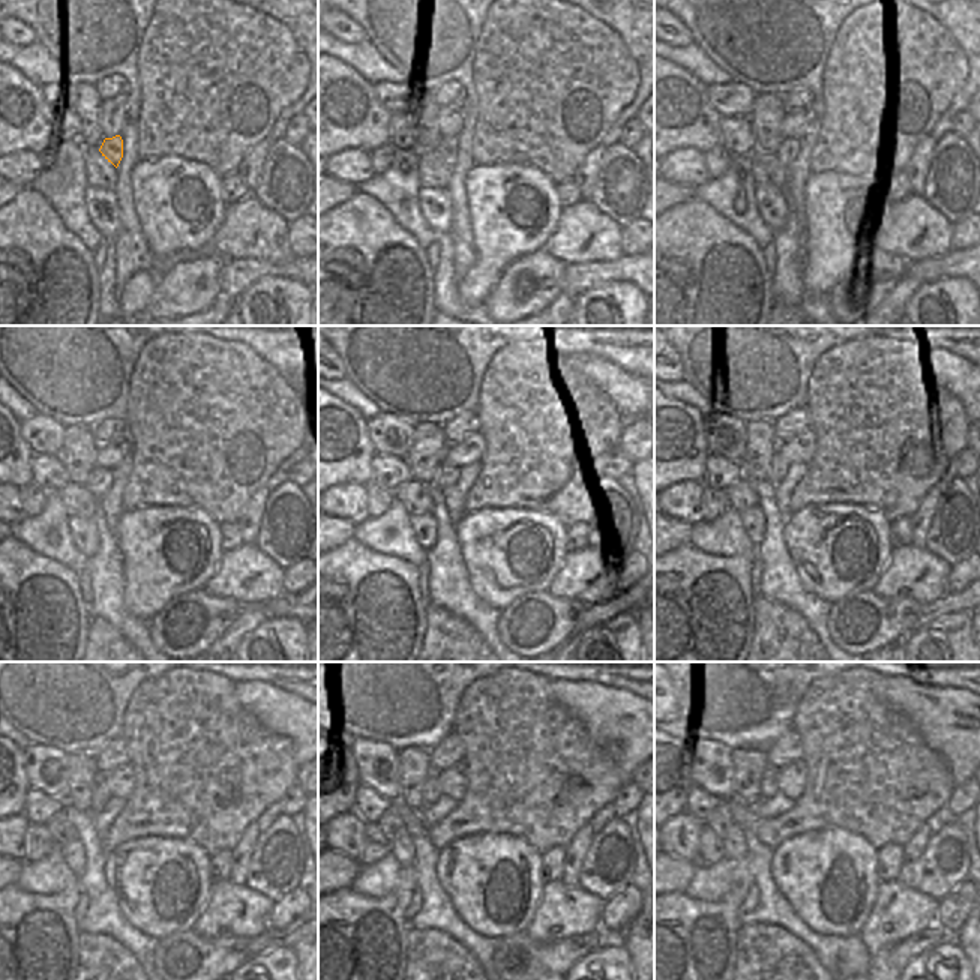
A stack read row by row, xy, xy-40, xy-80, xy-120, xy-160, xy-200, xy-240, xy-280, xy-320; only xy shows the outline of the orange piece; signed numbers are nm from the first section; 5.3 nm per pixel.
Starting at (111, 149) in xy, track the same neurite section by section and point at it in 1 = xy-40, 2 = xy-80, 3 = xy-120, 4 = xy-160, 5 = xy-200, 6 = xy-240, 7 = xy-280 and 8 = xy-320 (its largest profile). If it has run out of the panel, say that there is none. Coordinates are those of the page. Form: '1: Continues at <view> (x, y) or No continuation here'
1: Continues at xy-40 (447, 147)
2: Continues at xy-80 (787, 150)
3: Continues at xy-120 (101, 479)
4: Continues at xy-160 (446, 474)
5: Continues at xy-200 (778, 465)
6: Continues at xy-240 (101, 796)
7: Continues at xy-280 (431, 790)
8: Continues at xy-320 (769, 787)

